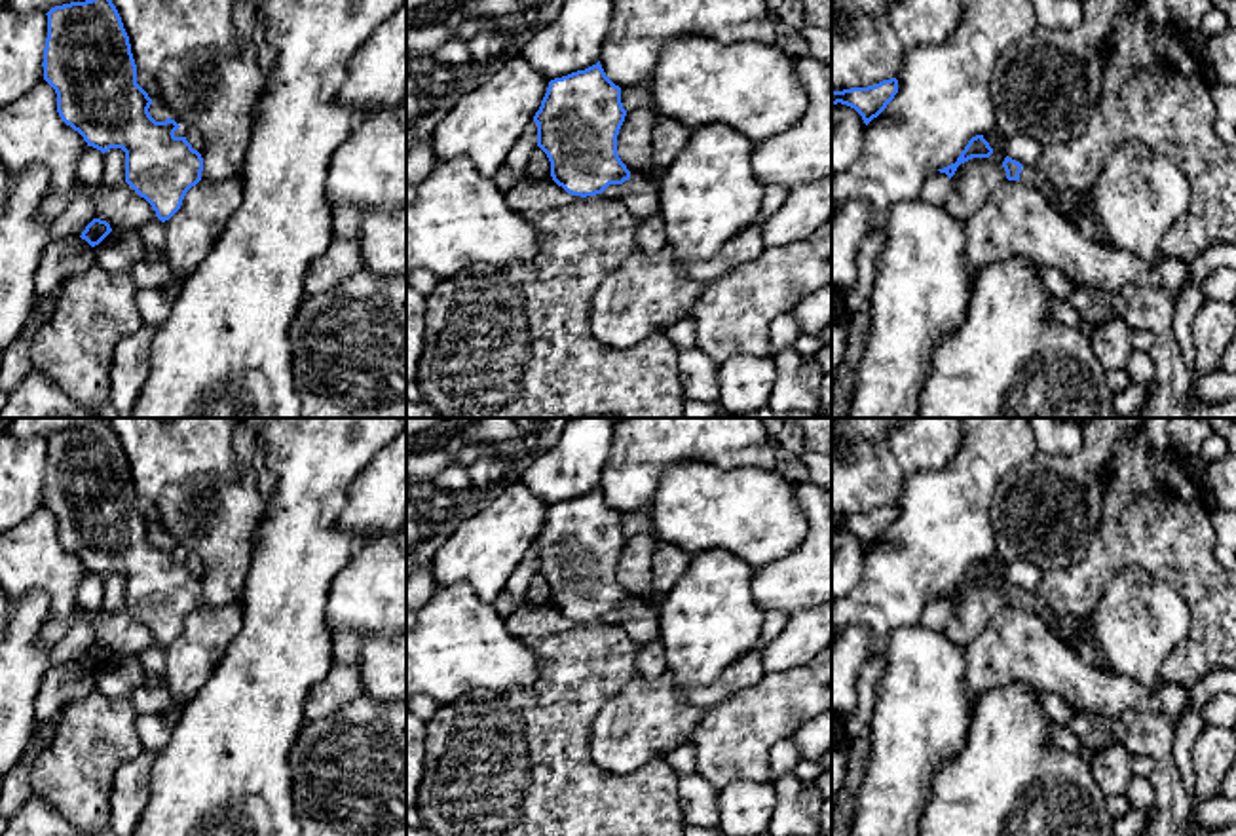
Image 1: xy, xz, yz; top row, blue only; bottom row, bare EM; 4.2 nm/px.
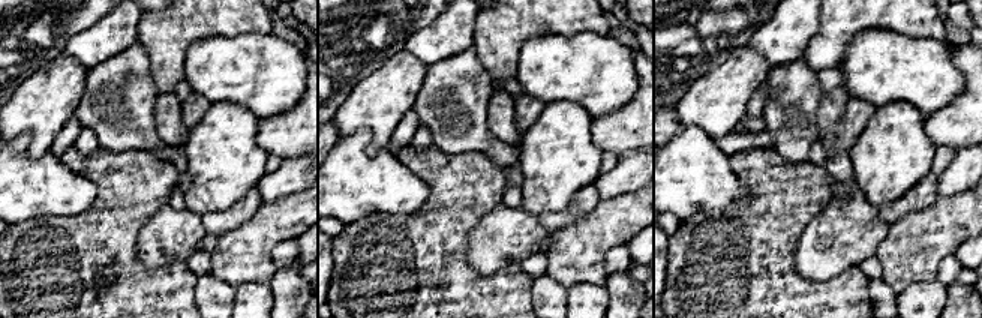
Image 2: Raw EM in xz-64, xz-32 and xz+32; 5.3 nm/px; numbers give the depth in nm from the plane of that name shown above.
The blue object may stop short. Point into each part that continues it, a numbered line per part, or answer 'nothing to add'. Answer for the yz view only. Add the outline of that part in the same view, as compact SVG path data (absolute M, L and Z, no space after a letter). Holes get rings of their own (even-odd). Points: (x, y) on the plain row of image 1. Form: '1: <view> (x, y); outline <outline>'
1: yz (1140, 618); outline M1139 566L1122 570L1107 583L1092 618L1086 625L1077 623L1071 638L1061 636L1061 616L1035 591L1021 593L1020 608L1033 612L1071 648L1094 640L1111 671L1149 692L1166 686L1162 665L1190 631L1190 610L1183 597Z

